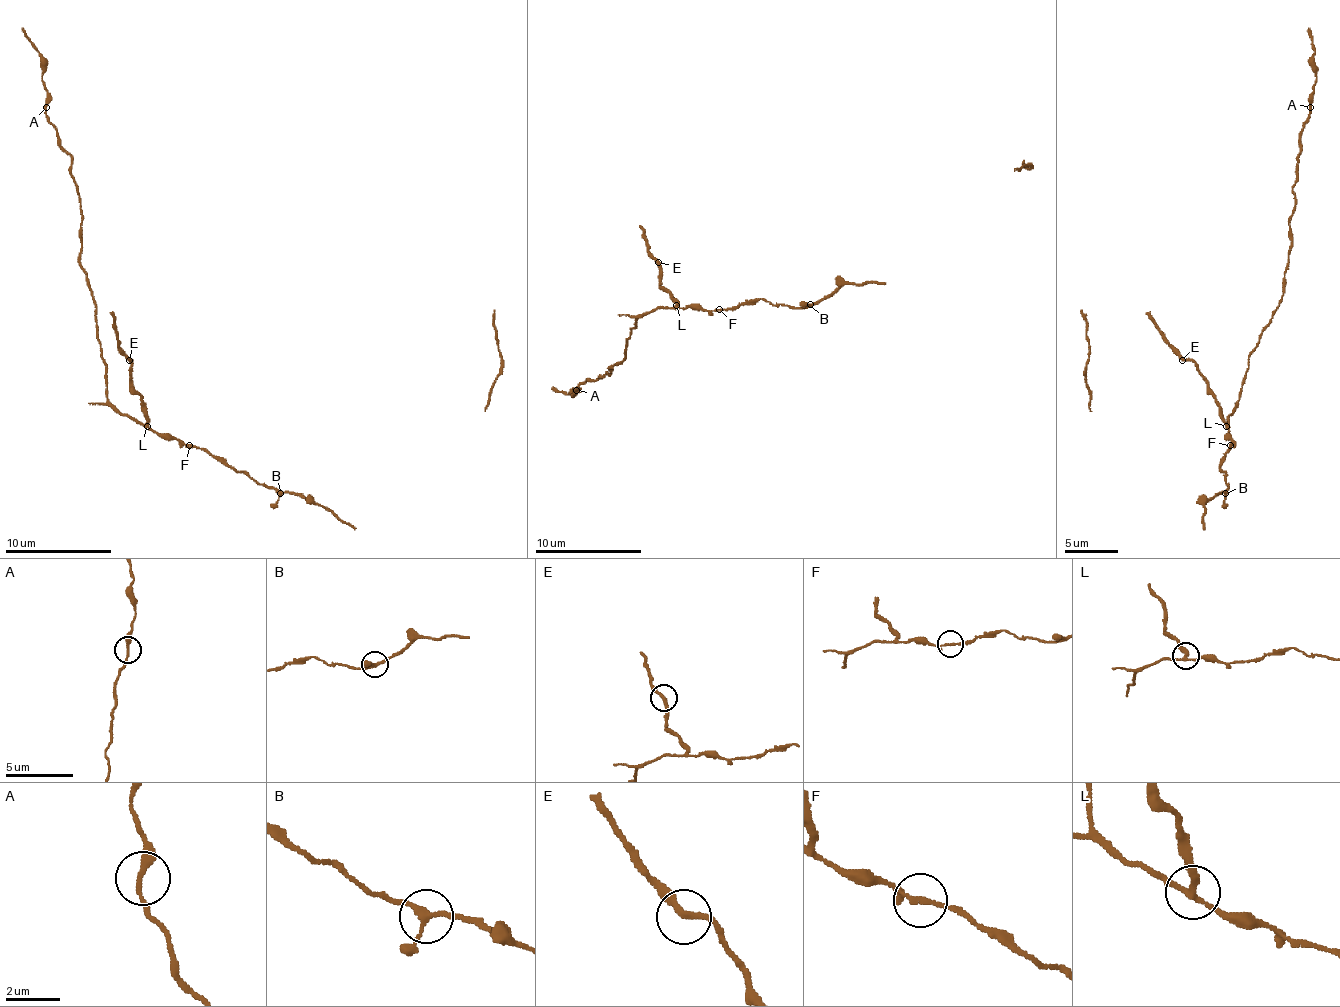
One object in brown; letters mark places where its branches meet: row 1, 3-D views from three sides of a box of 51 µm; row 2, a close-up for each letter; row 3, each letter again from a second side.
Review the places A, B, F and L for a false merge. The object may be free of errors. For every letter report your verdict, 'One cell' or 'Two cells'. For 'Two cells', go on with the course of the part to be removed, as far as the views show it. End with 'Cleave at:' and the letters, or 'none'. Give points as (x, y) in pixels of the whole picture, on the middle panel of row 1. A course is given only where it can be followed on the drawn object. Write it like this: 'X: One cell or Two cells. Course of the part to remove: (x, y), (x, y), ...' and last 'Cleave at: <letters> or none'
A: One cell
B: One cell
F: One cell
L: Two cells. Course of the part to remove: (677, 304), (661, 286), (658, 265), (648, 251), (640, 225)
Cleave at: L

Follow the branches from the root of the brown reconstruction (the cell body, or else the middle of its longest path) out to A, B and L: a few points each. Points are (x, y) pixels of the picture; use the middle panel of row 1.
A: (714, 310), (658, 307), (640, 315), (626, 339), (624, 360), (613, 366), (610, 374), (589, 379), (576, 390)
B: (714, 310), (735, 310), (741, 304), (754, 304), (759, 299), (791, 307), (810, 304)
L: (714, 310), (677, 304)

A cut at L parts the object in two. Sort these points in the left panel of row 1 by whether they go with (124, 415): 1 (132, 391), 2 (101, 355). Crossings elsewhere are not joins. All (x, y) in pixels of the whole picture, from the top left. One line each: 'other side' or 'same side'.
1: other side
2: same side

